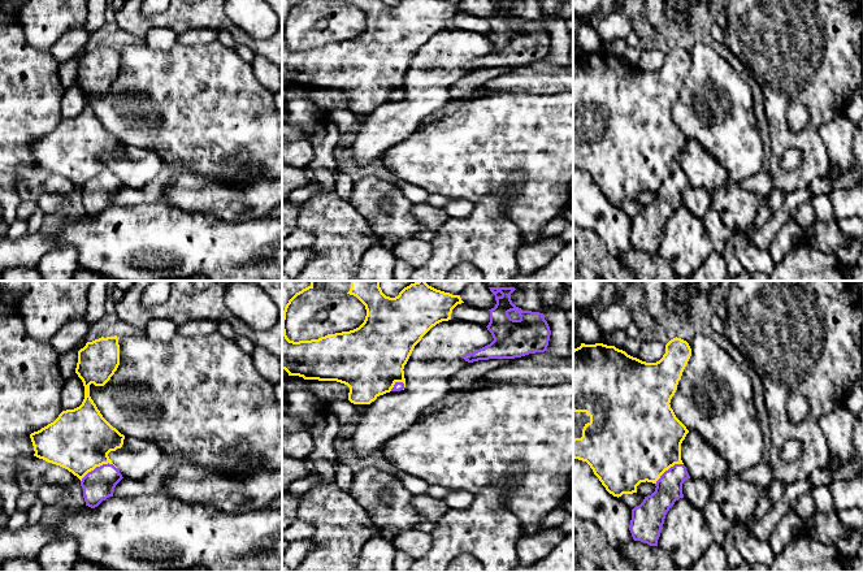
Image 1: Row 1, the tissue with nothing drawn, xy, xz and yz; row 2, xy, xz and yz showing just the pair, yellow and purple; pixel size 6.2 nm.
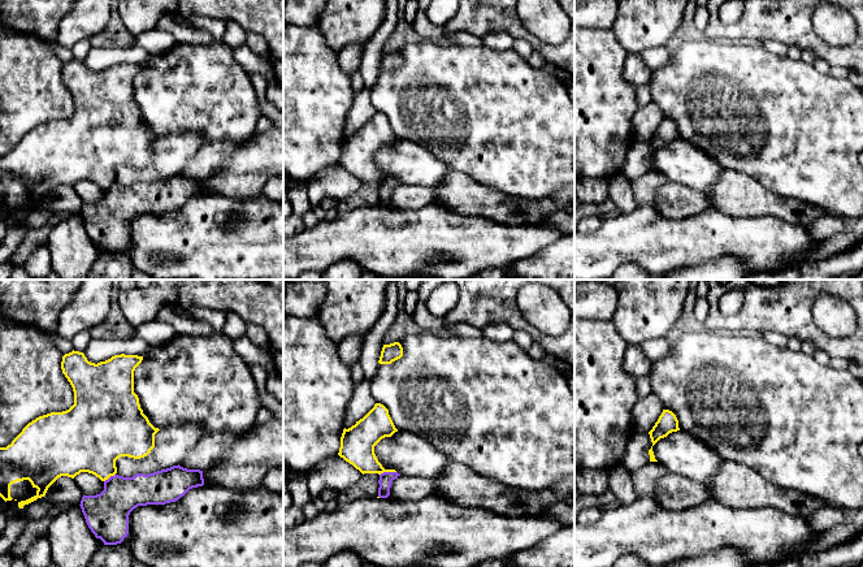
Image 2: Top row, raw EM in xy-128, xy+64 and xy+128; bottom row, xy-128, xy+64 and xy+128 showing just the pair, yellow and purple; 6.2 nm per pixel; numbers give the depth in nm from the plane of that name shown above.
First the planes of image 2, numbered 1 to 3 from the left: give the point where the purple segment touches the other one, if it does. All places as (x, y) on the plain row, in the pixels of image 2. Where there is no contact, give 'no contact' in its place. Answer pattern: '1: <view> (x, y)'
1: xy-128 (109, 185)
2: xy+64 (387, 180)
3: no contact

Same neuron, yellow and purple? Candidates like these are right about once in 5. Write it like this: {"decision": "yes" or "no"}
{"decision": "no"}

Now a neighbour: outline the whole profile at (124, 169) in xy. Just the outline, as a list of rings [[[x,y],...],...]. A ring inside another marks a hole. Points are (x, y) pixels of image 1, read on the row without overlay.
[[[125,146],[123,153],[108,162],[122,186],[138,188],[149,183],[164,168],[164,161],[152,151]]]

